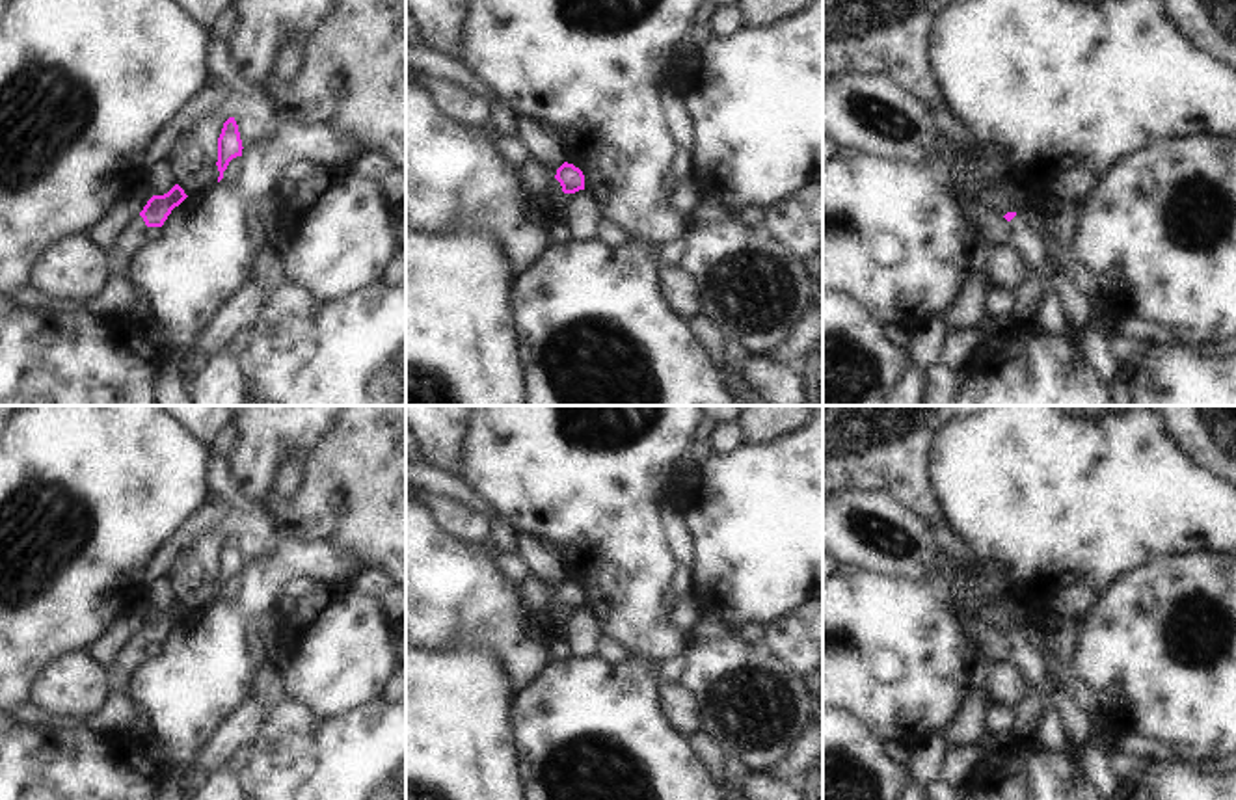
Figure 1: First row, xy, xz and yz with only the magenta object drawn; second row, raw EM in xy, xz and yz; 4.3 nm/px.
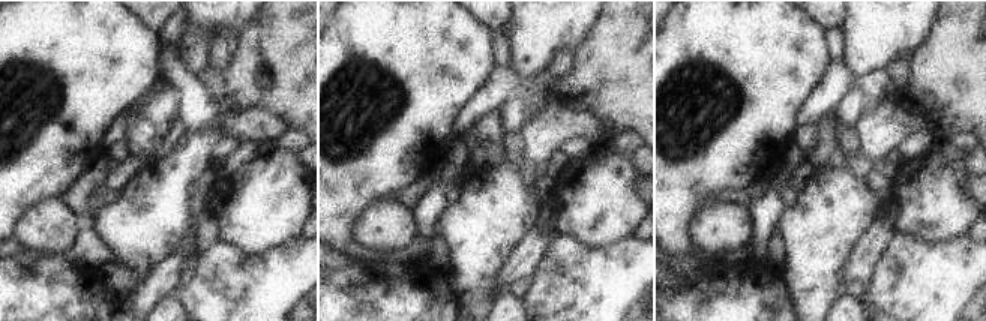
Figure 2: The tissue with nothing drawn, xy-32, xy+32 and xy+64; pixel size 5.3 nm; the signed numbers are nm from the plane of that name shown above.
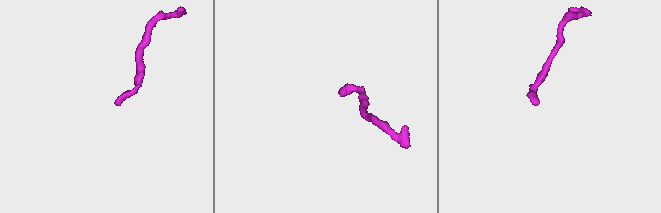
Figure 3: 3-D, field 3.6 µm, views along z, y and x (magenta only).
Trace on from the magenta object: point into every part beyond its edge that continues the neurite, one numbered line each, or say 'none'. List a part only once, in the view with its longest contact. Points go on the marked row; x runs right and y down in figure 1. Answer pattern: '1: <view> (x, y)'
1: xy (131, 239)

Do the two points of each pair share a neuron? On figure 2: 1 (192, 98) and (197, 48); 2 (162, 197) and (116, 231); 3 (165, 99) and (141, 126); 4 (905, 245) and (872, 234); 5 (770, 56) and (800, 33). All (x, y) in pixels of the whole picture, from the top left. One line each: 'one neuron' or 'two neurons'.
1: two neurons
2: one neuron
3: one neuron
4: two neurons
5: one neuron

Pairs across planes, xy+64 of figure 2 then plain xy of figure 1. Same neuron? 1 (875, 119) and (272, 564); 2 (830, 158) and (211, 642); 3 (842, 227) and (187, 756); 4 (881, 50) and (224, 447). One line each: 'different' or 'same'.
1: same
2: different
3: same
4: different

